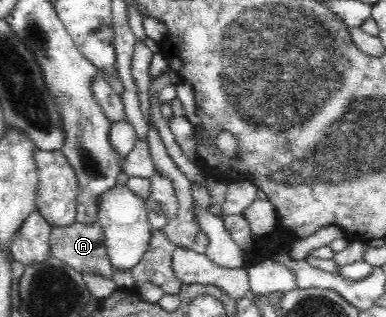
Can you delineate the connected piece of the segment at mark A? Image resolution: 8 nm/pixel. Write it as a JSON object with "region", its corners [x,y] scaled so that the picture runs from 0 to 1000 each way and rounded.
{"region":[[[194,694],[176,713],[132,716],[127,779],[137,811],[207,864],[233,858],[267,877],[293,877],[295,849],[256,700],[212,707]]]}

